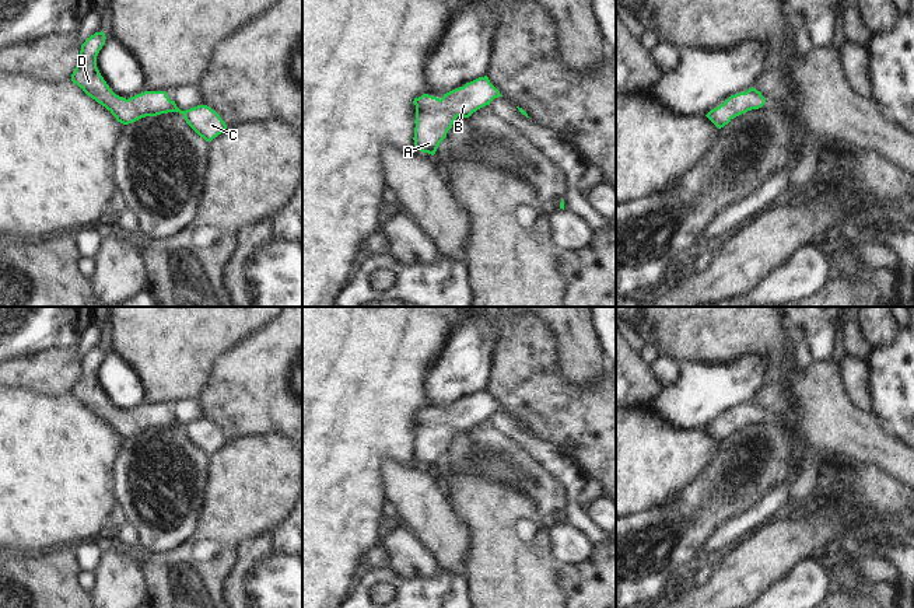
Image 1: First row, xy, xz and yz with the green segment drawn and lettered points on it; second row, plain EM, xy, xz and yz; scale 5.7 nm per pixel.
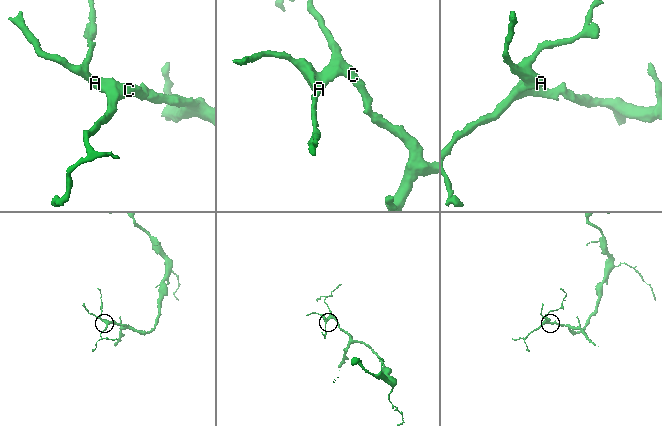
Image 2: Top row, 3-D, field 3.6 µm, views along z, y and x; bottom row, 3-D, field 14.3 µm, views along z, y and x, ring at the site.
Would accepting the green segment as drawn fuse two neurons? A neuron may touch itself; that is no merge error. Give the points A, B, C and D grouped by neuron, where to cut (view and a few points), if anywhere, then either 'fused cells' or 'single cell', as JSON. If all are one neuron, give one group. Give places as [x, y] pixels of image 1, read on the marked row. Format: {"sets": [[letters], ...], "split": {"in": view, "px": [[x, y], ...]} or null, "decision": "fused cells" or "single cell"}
{"sets": [["A", "B", "C", "D"]], "split": null, "decision": "single cell"}

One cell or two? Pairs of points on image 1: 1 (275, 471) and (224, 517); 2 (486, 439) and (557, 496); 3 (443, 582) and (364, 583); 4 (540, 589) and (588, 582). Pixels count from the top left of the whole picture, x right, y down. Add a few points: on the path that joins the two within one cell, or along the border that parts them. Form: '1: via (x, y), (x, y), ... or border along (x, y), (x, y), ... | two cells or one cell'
1: via (262, 479), (237, 505) | one cell
2: via (501, 457), (535, 488), (539, 488) | one cell
3: via (423, 586), (403, 586), (392, 577), (384, 577) | one cell
4: border along (560, 565), (559, 584), (566, 593) | two cells

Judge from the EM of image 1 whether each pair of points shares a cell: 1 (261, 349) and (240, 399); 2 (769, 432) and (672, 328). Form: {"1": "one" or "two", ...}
{"1": "one", "2": "two"}

